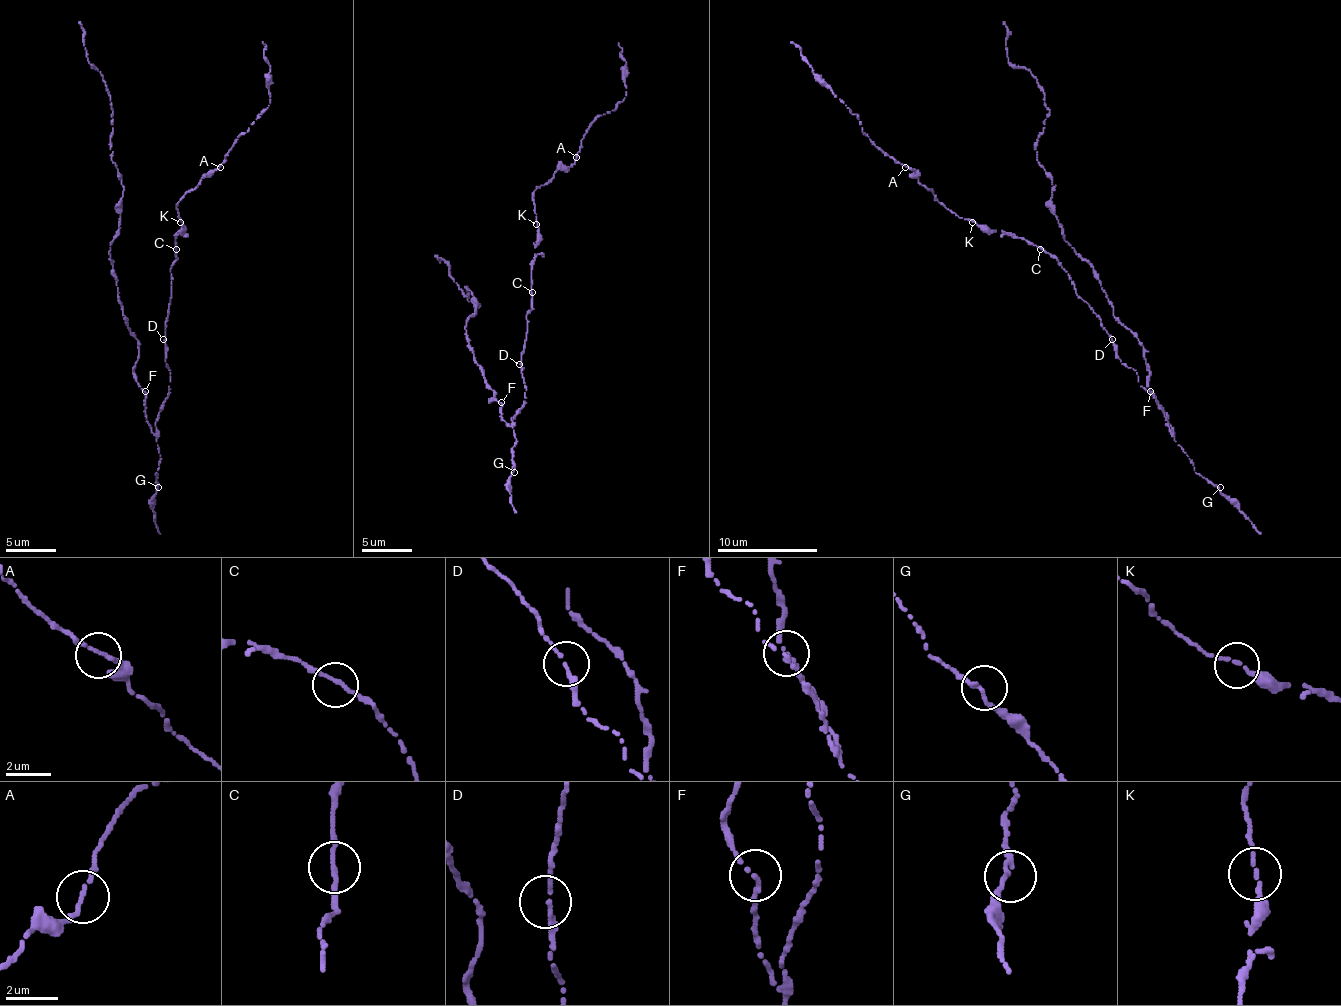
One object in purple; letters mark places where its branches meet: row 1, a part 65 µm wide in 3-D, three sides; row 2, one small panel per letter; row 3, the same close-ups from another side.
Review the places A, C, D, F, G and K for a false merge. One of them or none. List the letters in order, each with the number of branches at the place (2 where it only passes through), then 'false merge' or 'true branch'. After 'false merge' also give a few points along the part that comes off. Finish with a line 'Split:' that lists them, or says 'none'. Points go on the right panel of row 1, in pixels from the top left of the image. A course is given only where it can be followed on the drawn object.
A: 2 branches meet; true branch
C: 2 branches meet; true branch
D: 2 branches meet; true branch
F: 2 branches meet; true branch
G: 2 branches meet; true branch
K: 2 branches meet; true branch
Split: none

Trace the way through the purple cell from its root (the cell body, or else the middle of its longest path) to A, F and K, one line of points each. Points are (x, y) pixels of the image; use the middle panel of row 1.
A: (524, 397), (522, 352), (527, 314), (532, 309), (532, 259), (539, 232), (532, 194), (576, 157)
F: (524, 397), (524, 404), (509, 424), (502, 419), (502, 402)
K: (524, 397), (522, 352), (527, 314), (532, 309), (536, 224)

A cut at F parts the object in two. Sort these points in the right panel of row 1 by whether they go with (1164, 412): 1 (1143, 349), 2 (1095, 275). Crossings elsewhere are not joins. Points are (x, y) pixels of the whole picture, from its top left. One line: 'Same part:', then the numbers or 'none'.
Same part: none

